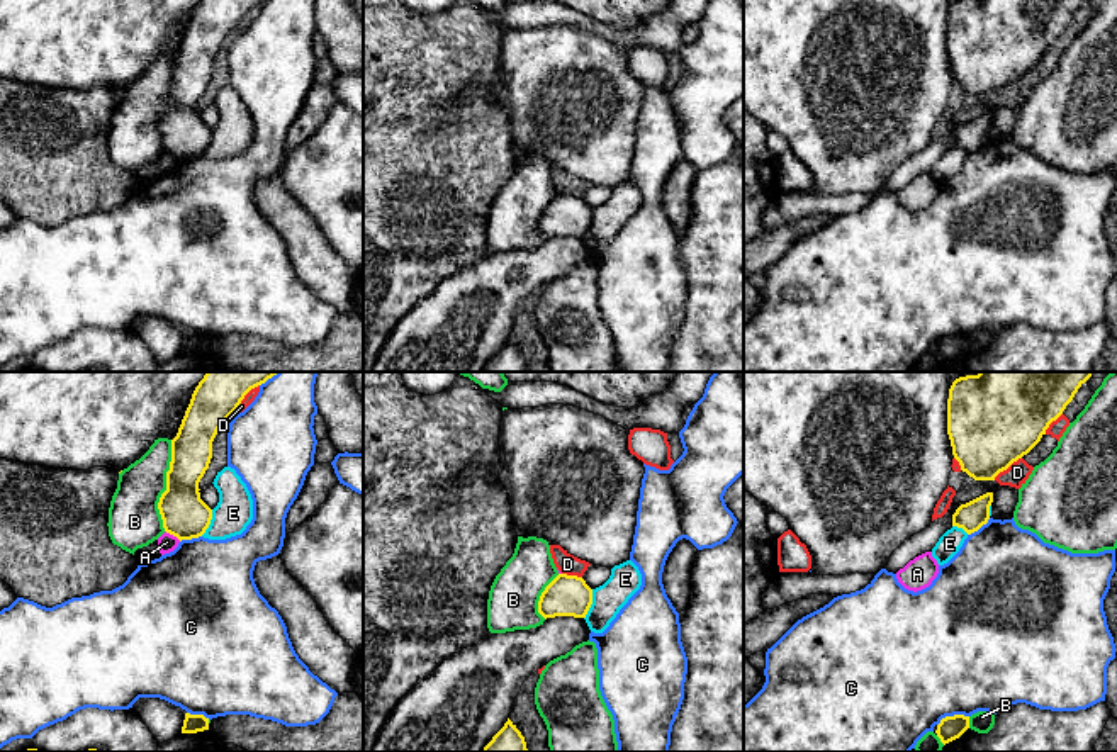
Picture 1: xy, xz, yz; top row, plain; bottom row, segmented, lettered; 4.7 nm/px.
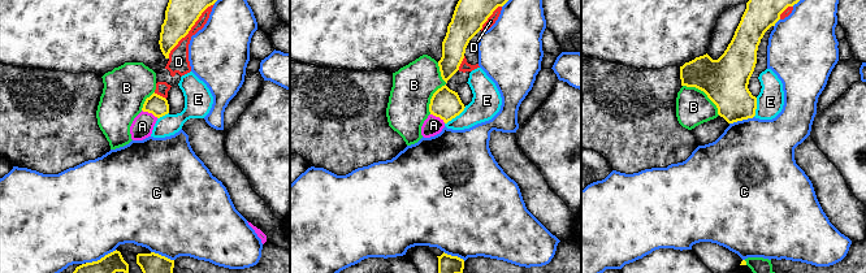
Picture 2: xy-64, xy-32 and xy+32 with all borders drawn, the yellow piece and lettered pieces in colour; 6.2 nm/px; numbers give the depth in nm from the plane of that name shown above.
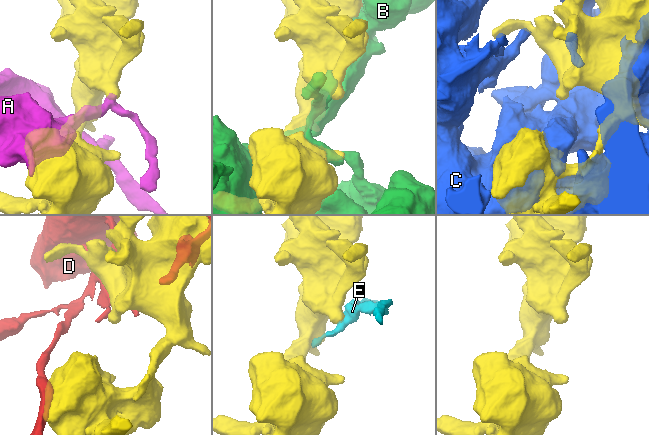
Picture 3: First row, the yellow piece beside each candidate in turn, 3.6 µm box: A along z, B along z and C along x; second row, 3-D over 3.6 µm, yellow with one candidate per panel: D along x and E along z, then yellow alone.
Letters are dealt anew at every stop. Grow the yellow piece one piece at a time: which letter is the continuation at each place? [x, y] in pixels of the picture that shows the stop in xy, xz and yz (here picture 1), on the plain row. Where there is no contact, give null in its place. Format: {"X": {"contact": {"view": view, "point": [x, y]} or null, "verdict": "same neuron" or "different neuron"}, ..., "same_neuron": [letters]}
{"A": {"contact": {"view": "xy", "point": [174, 155]}, "verdict": "different neuron"}, "B": {"contact": {"view": "xy", "point": [167, 106]}, "verdict": "different neuron"}, "C": {"contact": {"view": "yz", "point": [951, 336]}, "verdict": "different neuron"}, "D": {"contact": {"view": "yz", "point": [1007, 87]}, "verdict": "different neuron"}, "E": {"contact": {"view": "xz", "point": [591, 223]}, "verdict": "different neuron"}, "same_neuron": []}

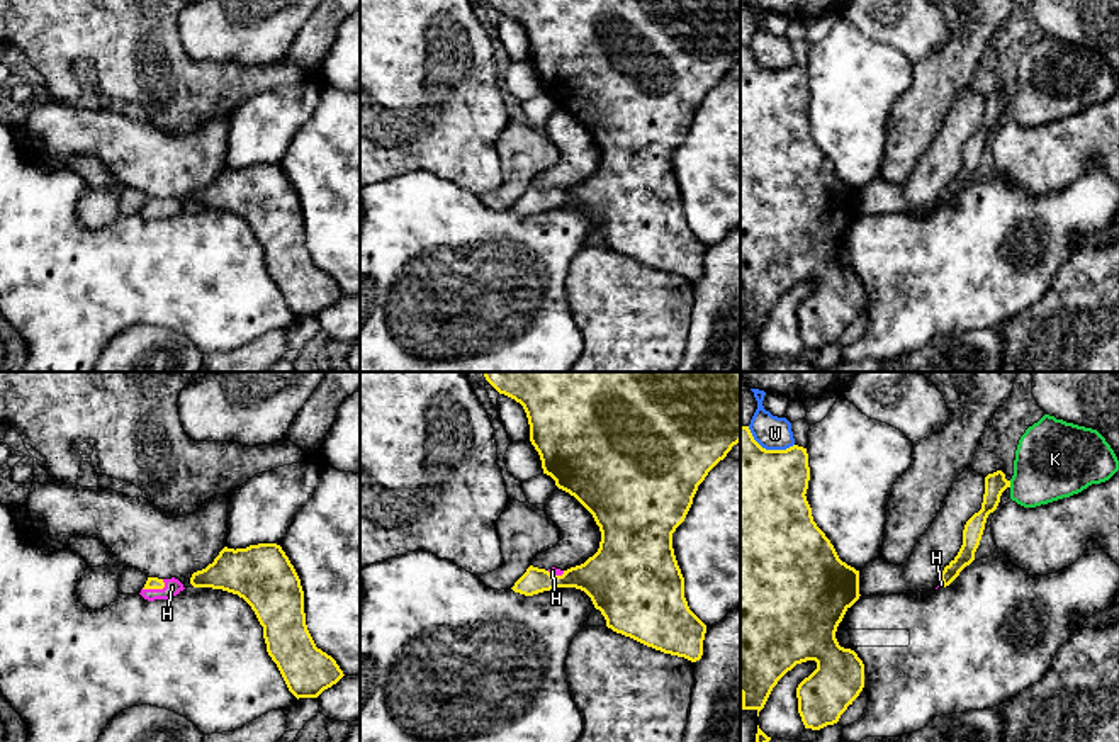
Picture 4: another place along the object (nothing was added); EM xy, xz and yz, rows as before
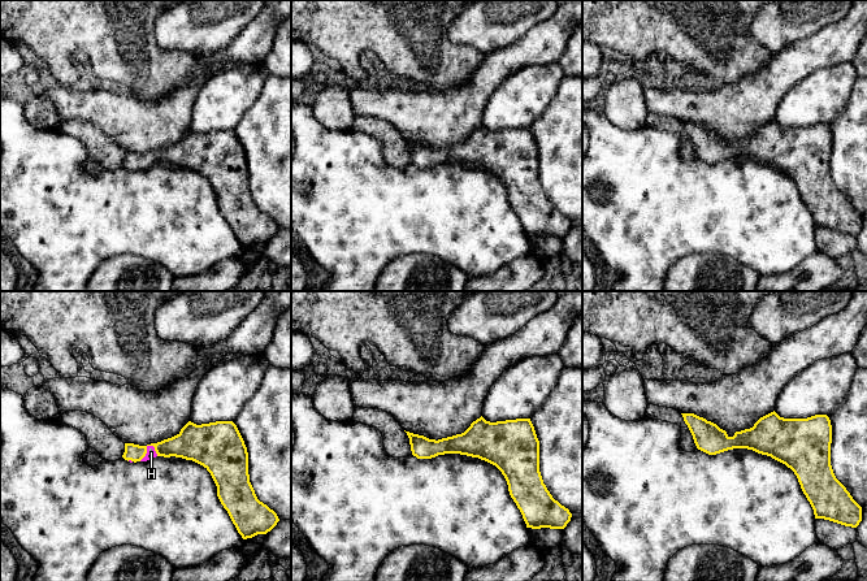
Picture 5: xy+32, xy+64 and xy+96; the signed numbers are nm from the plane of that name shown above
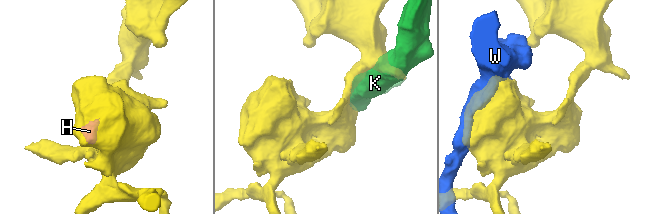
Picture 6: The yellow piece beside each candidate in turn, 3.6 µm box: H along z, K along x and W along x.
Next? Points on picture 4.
{"H": {"contact": {"view": "xy", "point": [155, 207]}, "verdict": "same neuron"}, "K": {"contact": {"view": "yz", "point": [1009, 104]}, "verdict": "different neuron"}, "W": {"contact": {"view": "yz", "point": [768, 70]}, "verdict": "different neuron"}, "same_neuron": ["H"]}

